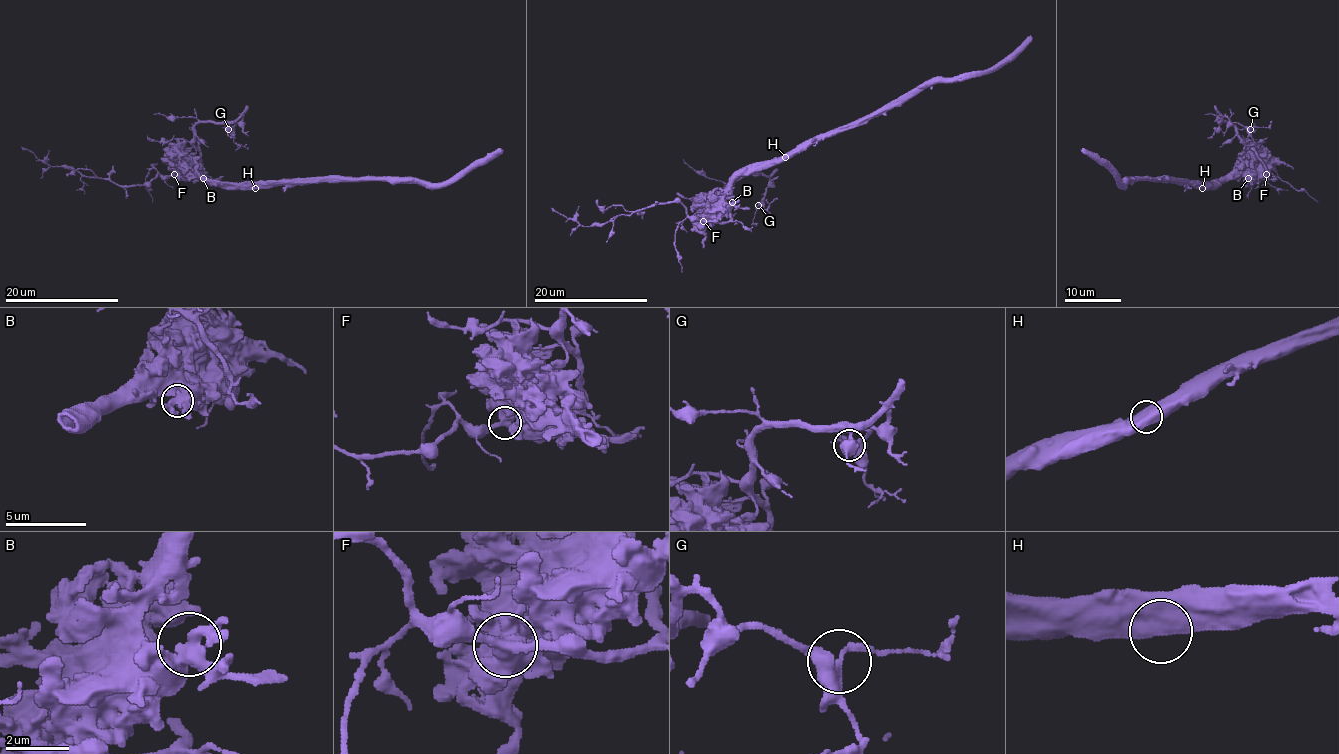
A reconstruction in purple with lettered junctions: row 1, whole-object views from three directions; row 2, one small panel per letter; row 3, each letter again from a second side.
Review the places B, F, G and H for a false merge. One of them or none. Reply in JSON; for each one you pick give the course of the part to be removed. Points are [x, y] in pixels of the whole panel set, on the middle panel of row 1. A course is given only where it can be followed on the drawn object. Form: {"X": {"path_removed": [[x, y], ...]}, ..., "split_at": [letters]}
{"F": {"path_removed": [[704, 221], [728, 222], [731, 219], [724, 191], [749, 174], [765, 174], [769, 179], [763, 208], [778, 199]]}, "split_at": ["F"]}

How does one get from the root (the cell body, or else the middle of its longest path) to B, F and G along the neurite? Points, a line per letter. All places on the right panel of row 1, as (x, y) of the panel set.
B: (1204, 183), (1248, 178)
F: (1204, 183), (1223, 183), (1229, 178), (1266, 174)
G: (1204, 183), (1222, 183), (1243, 160), (1245, 143), (1238, 129), (1231, 122), (1219, 122), (1225, 116), (1250, 129)

